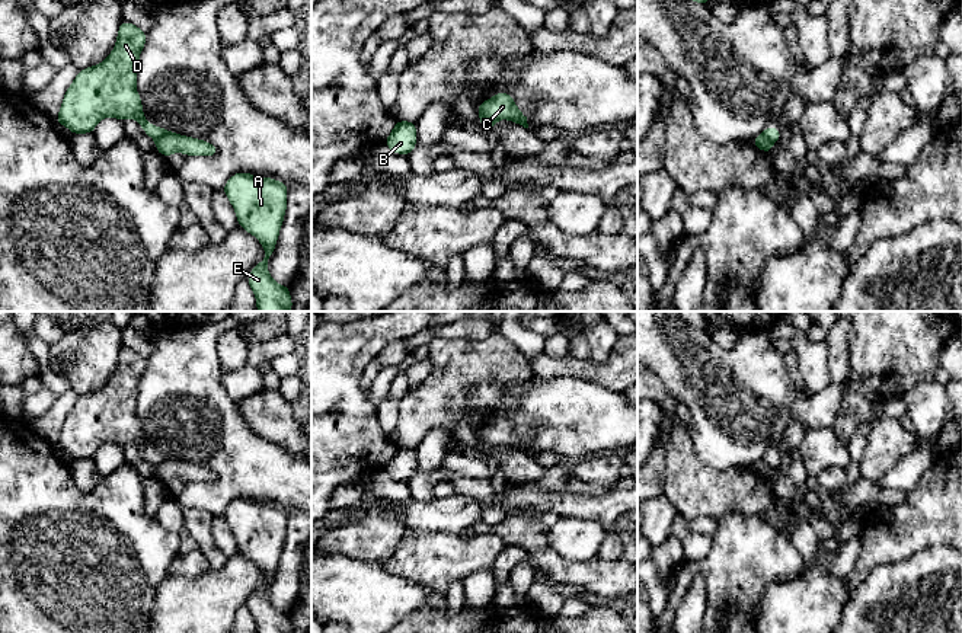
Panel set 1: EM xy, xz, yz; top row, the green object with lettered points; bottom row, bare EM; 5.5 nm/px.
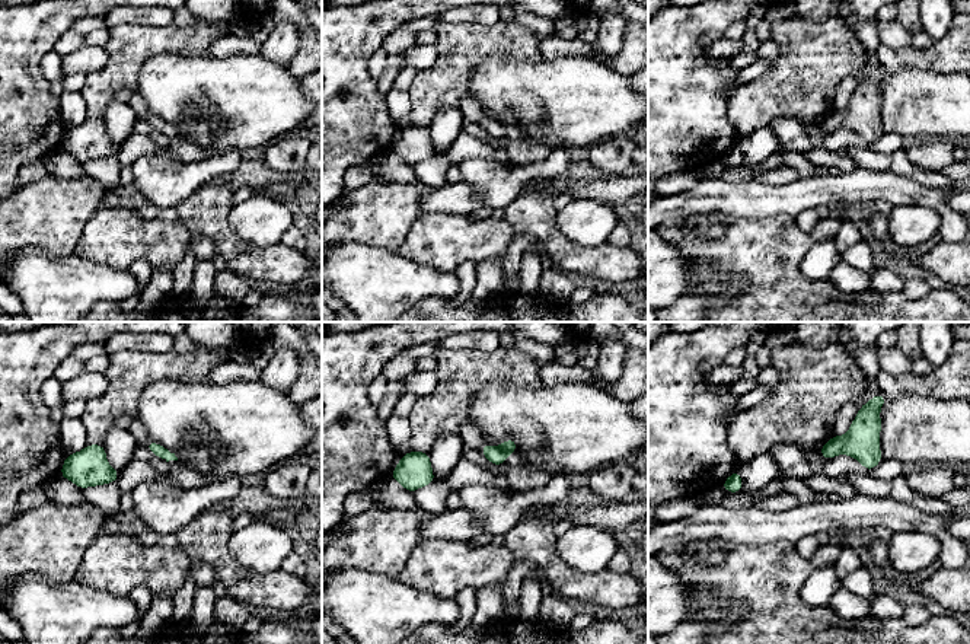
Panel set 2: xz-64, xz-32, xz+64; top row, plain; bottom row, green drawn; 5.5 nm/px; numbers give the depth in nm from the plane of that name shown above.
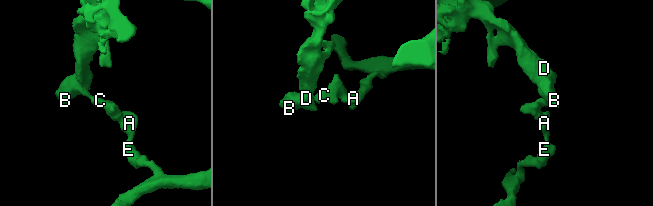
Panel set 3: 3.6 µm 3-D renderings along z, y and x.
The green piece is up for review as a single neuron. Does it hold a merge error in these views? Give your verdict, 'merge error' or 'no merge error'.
merge error

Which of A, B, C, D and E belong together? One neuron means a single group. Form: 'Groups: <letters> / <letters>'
Groups: A C E / B D

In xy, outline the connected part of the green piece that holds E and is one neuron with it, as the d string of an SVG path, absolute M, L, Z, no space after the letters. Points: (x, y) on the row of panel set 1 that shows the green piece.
M236 172L221 188L234 208L239 226L255 236L265 249L265 258L249 272L249 282L256 297L258 311L291 311L293 300L288 285L281 285L268 272L268 262L275 250L281 226L287 211L288 186L272 178Z

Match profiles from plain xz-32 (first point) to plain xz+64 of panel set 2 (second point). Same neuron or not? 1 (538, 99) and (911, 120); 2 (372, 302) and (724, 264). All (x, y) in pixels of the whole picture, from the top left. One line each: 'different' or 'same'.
1: same
2: different

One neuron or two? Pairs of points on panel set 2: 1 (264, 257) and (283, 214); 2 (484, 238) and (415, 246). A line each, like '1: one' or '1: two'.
1: two
2: one

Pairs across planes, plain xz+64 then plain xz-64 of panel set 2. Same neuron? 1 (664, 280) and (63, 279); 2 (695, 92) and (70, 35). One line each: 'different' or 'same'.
1: same
2: different

